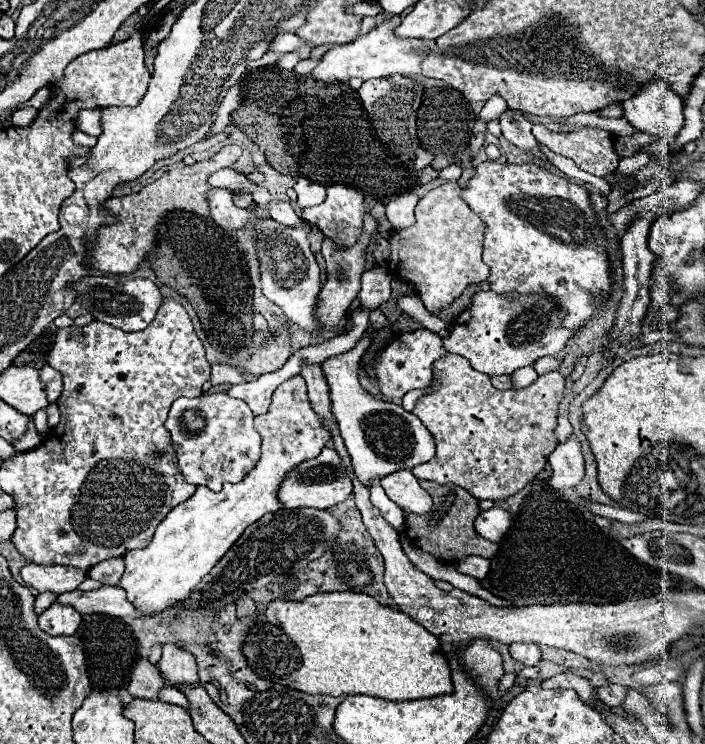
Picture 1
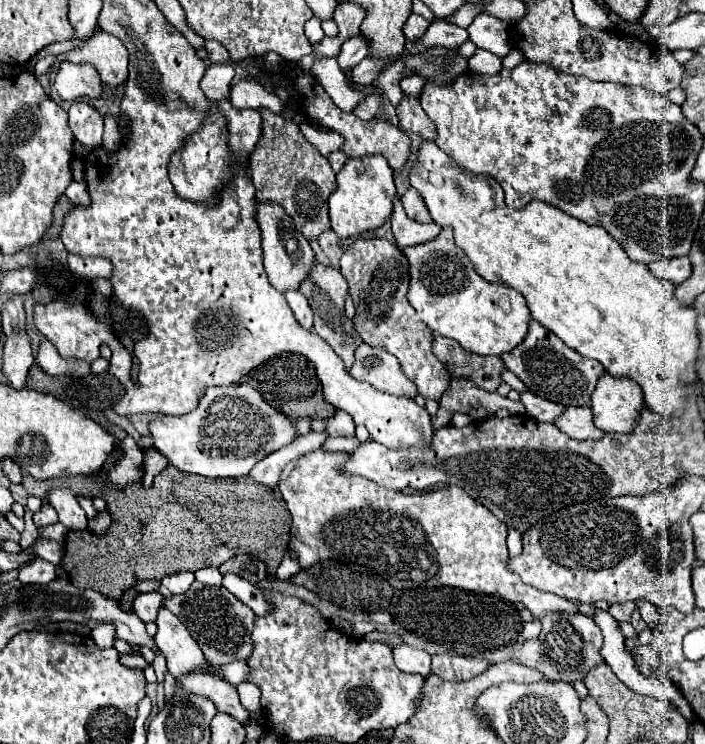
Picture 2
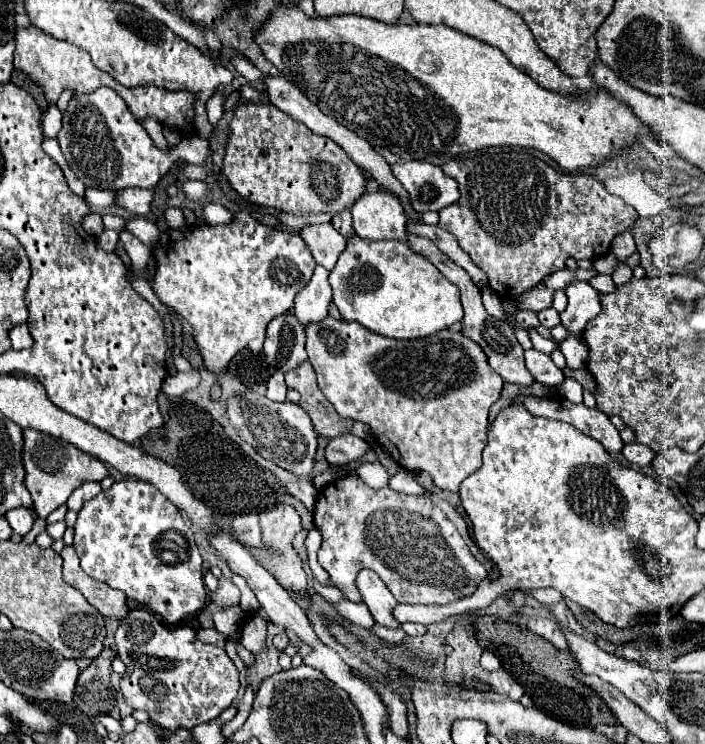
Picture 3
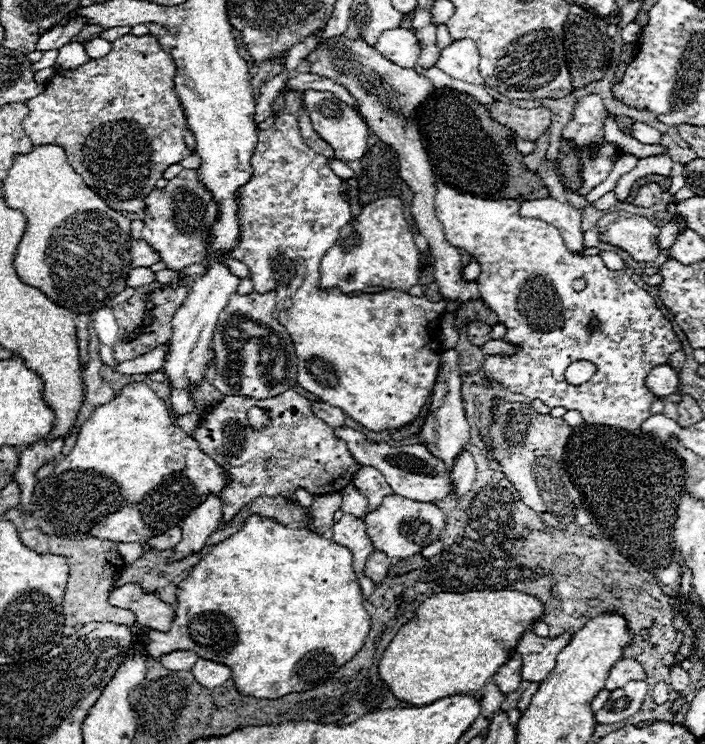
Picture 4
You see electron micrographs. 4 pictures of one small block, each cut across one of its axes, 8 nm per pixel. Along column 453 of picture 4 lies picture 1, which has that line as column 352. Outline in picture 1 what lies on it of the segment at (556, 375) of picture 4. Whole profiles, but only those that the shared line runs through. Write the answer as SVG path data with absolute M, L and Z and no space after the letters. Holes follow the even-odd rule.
M334 184L326 188L326 200L320 206L306 208L302 218L332 236L338 244L352 246L360 238L364 214L364 196L354 188Z

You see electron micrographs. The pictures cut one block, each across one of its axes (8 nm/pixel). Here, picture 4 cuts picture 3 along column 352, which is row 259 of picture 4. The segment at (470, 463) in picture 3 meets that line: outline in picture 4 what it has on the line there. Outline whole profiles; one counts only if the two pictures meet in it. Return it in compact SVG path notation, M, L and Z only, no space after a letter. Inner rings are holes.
M386 196L366 204L360 220L352 220L340 232L336 244L324 254L320 264L320 288L338 288L344 294L366 290L370 286L394 288L408 292L420 278L420 256L414 244L410 224L404 216L404 202L400 196Z

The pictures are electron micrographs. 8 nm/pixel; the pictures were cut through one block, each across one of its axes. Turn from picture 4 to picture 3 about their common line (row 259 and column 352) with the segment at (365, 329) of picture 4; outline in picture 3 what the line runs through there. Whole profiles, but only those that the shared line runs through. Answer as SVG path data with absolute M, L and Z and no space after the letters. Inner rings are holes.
M356 234L346 236L346 248L328 282L334 292L332 302L338 306L342 320L360 322L364 328L386 338L424 338L450 328L464 316L458 286L400 240L368 242Z

